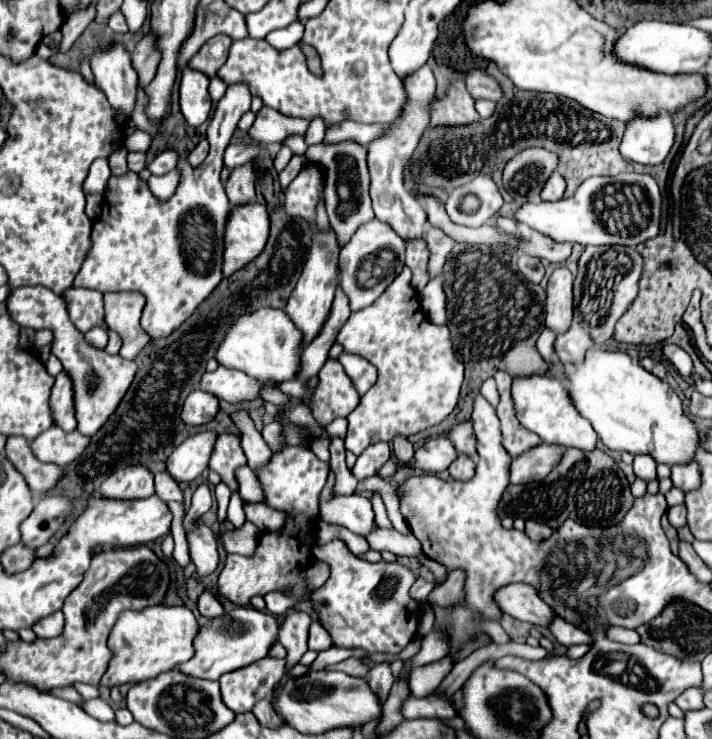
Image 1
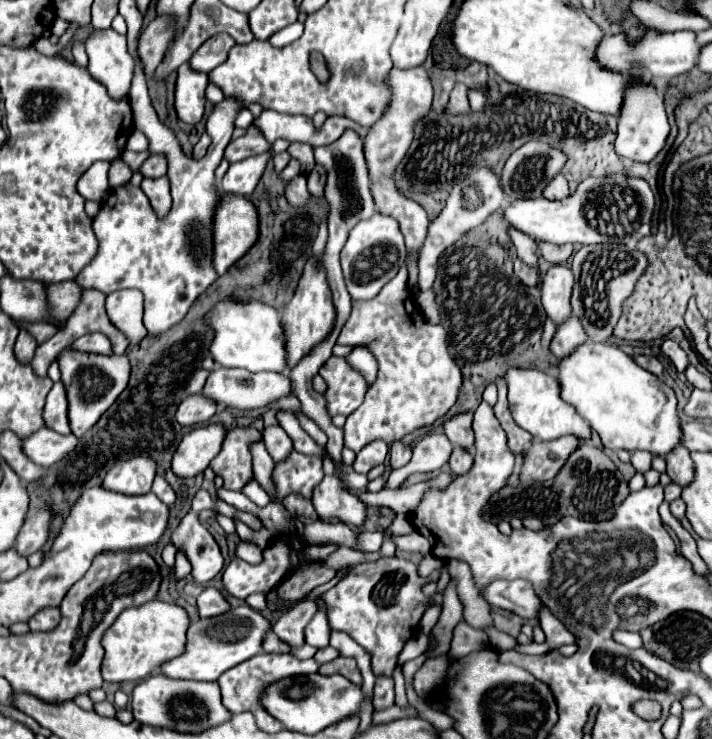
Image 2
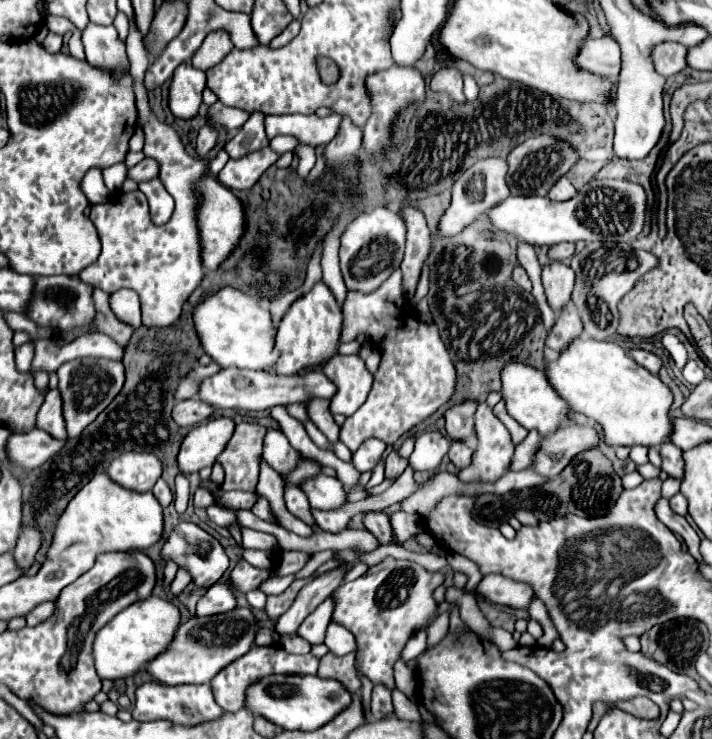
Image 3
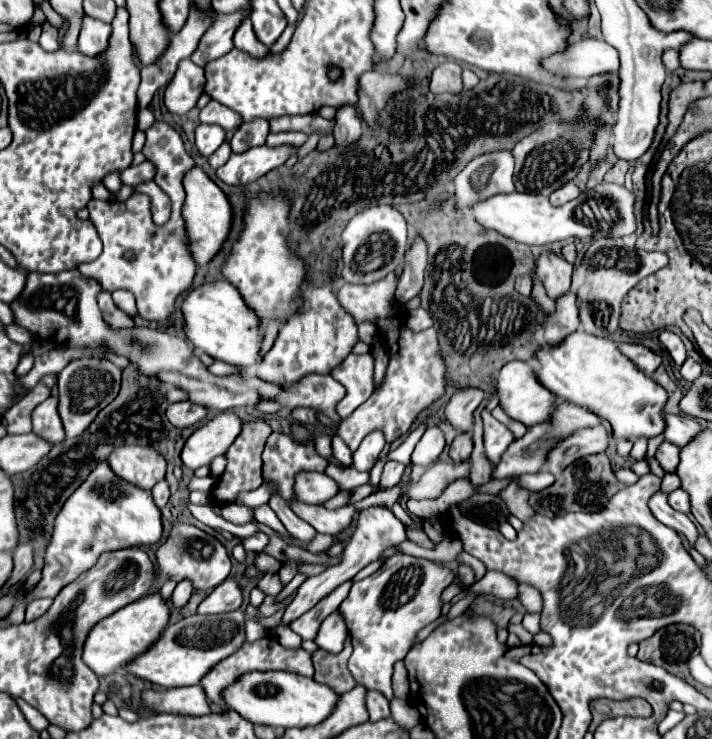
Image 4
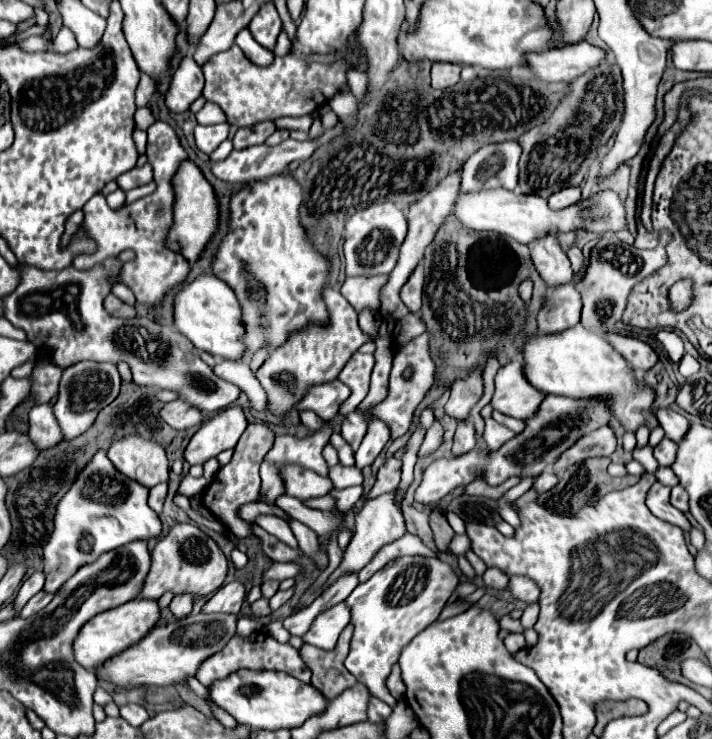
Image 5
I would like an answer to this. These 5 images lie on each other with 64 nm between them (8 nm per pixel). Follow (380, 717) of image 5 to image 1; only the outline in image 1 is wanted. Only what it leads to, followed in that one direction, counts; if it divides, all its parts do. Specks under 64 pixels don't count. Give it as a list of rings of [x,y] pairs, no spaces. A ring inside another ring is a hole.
[[[376,664],[370,674],[368,674],[368,684],[374,690],[374,694],[380,698],[380,702],[386,702],[386,698],[390,696],[392,684],[394,684],[394,676],[390,672],[390,664]]]

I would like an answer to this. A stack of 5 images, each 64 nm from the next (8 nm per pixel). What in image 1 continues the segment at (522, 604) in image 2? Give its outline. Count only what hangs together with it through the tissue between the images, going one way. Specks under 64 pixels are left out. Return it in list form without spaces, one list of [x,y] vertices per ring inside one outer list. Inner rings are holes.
[[[506,584],[494,592],[496,606],[516,620],[546,628],[554,616],[550,606],[530,584]]]

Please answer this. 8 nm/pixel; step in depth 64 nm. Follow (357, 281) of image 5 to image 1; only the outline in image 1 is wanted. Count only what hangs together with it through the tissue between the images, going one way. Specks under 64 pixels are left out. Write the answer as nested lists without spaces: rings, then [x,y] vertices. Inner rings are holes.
[[[404,266],[402,272],[394,278],[394,282],[384,290],[384,294],[370,306],[352,312],[348,322],[342,326],[338,334],[338,344],[344,346],[344,352],[360,354],[368,358],[378,368],[378,382],[362,396],[356,410],[348,416],[348,434],[346,434],[346,450],[360,456],[364,448],[376,442],[392,442],[394,436],[410,436],[424,428],[430,428],[442,422],[456,406],[464,366],[456,360],[452,352],[452,340],[446,326],[434,326],[424,312],[420,312],[420,300],[416,290],[410,284],[410,268]]]

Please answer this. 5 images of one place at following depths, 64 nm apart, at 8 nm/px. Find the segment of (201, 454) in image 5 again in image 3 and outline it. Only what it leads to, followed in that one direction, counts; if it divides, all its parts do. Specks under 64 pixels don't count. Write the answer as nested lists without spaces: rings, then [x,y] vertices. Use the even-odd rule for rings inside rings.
[[[212,418],[202,426],[196,426],[188,432],[178,454],[178,466],[182,474],[198,472],[206,466],[212,466],[218,454],[226,448],[228,440],[234,434],[234,420],[230,418]]]

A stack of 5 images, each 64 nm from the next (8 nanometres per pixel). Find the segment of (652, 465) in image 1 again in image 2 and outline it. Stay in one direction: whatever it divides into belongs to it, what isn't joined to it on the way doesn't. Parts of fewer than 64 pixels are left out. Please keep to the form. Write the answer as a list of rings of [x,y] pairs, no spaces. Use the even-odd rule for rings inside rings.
[[[636,450],[632,452],[632,464],[638,472],[646,472],[650,468],[650,462],[652,462],[652,454],[650,452],[644,452],[644,450]]]

